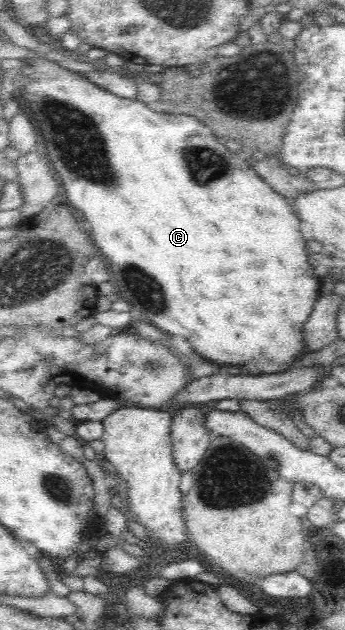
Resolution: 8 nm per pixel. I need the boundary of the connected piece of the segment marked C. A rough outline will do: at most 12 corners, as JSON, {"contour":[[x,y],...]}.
{"contour":[[20,58],[119,297],[288,370],[300,218],[195,116]]}

